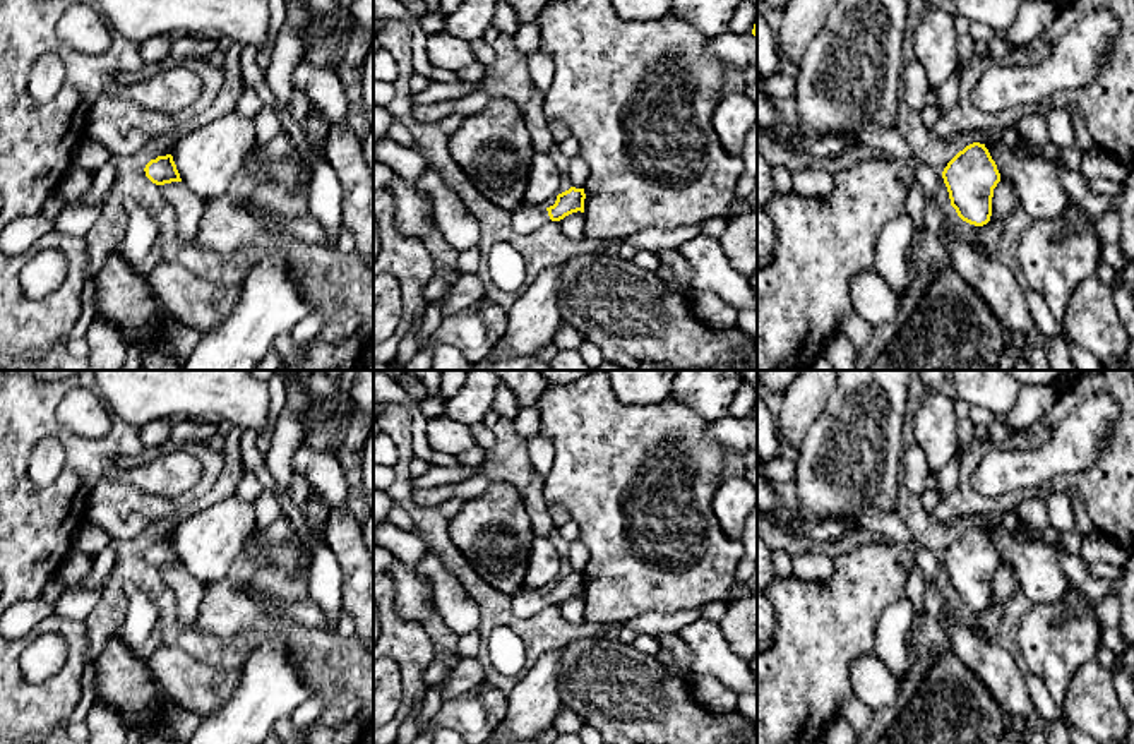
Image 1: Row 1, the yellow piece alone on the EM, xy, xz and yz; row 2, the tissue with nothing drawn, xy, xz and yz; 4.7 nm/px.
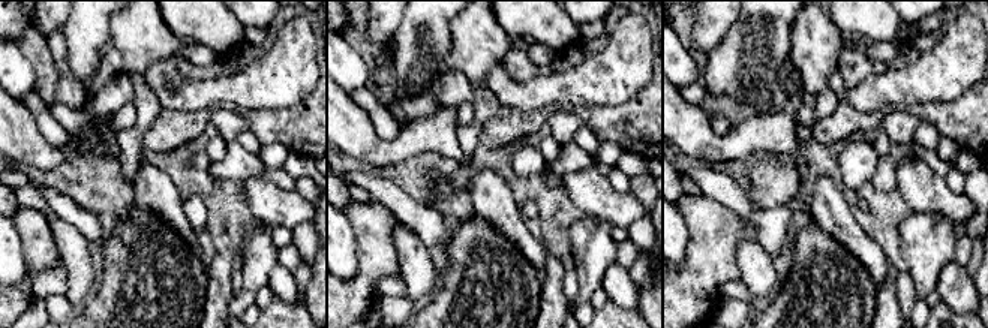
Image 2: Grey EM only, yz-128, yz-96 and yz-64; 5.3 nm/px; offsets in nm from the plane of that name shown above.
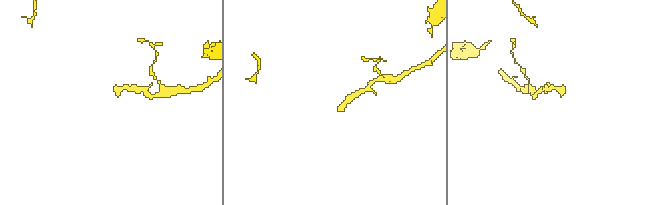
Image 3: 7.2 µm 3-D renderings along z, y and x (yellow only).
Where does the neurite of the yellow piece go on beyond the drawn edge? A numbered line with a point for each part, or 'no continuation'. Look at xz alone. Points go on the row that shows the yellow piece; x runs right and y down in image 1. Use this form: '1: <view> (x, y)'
1: xz (526, 218)

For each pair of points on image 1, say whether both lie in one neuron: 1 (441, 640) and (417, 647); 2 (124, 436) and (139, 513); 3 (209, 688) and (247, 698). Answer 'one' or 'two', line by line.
1: two
2: two
3: two

